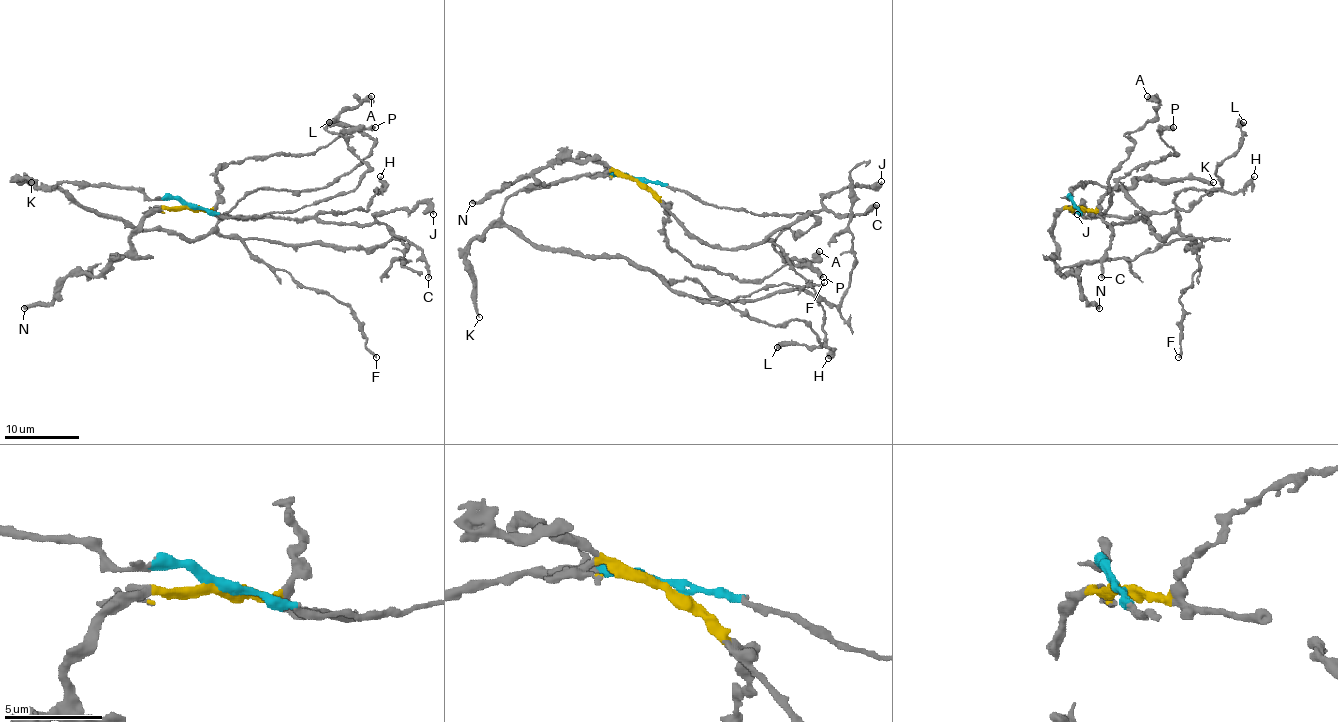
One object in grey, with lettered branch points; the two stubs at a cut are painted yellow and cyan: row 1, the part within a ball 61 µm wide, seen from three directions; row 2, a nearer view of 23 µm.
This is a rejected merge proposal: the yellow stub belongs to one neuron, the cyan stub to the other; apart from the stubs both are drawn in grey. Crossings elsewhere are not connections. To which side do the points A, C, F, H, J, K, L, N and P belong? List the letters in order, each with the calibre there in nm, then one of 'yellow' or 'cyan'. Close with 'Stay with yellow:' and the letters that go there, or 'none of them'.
A: 550 nm thick; cyan
C: 280 nm thick; yellow
F: 240 nm thick; cyan
H: 280 nm thick; yellow
J: 400 nm thick; yellow
K: 240 nm thick; cyan
L: 600 nm thick; cyan
N: 380 nm thick; yellow
P: 480 nm thick; yellow
Stay with yellow: C, H, J, N, P

